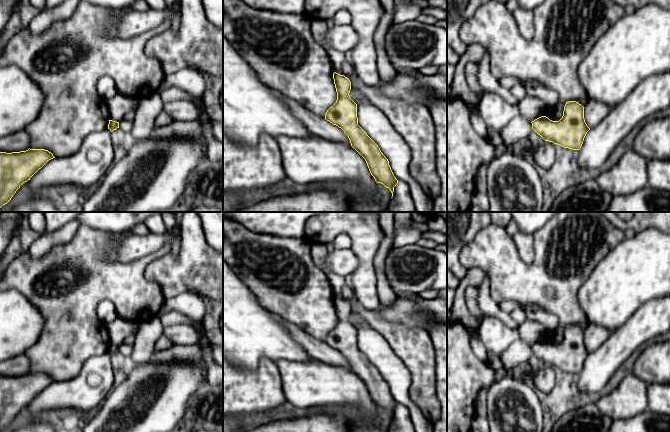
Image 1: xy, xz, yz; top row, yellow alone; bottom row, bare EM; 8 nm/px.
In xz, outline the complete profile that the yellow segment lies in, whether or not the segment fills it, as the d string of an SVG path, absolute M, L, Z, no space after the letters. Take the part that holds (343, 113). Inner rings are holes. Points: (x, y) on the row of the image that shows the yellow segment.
M333 73L337 100L330 107L325 119L341 128L348 136L351 146L365 159L371 175L377 183L389 188L392 197L398 180L394 176L388 159L378 145L358 125L357 104L350 98L351 82L344 75Z

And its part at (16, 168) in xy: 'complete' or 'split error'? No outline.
complete

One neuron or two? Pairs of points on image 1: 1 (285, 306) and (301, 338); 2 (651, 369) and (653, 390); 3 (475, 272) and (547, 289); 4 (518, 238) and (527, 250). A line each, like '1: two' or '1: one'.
1: two
2: two
3: two
4: one

